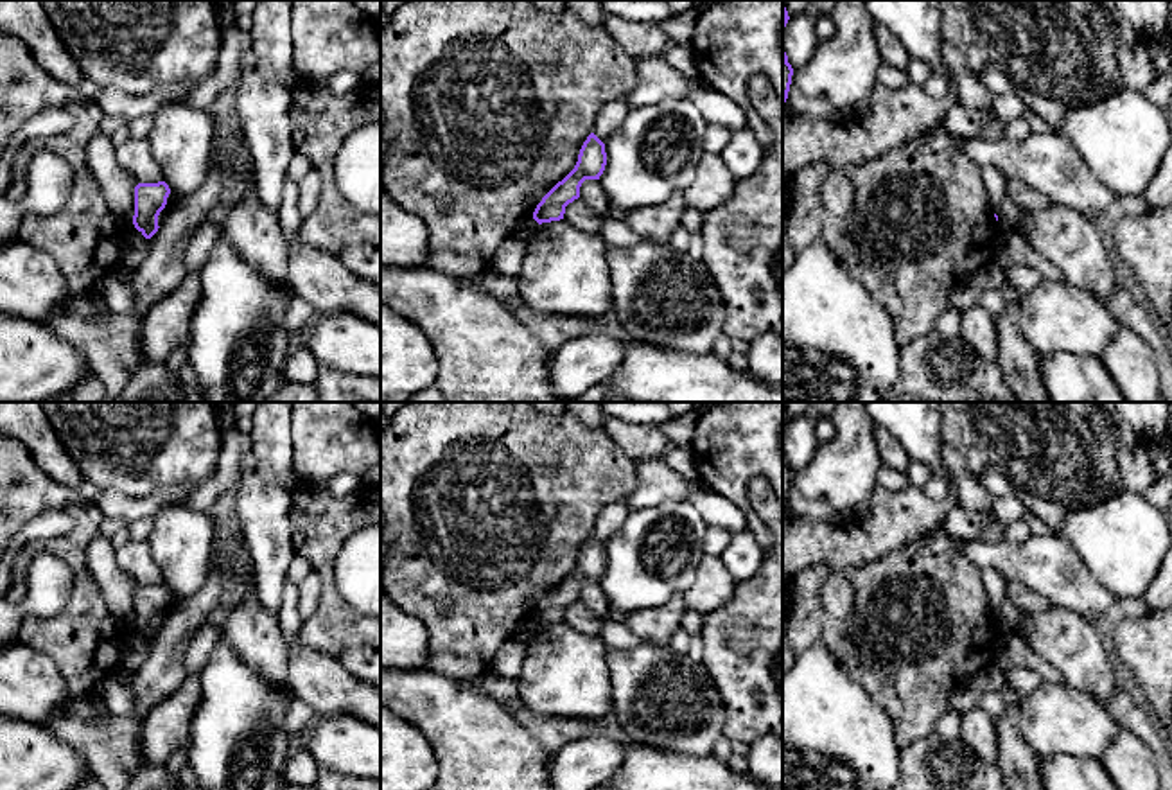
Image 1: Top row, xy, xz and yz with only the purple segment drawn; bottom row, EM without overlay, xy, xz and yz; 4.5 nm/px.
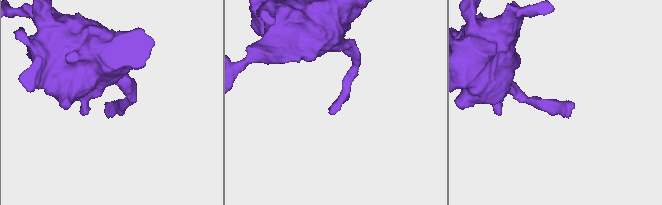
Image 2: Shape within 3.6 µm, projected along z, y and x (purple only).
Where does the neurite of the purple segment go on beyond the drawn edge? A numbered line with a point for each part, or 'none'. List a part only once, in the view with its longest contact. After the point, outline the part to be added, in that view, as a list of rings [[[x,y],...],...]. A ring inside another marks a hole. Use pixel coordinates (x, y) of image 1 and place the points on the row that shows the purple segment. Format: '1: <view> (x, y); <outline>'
none

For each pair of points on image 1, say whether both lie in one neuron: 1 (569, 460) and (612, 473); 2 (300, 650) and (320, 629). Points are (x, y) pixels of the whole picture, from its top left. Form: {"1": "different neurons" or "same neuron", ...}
{"1": "same neuron", "2": "different neurons"}

